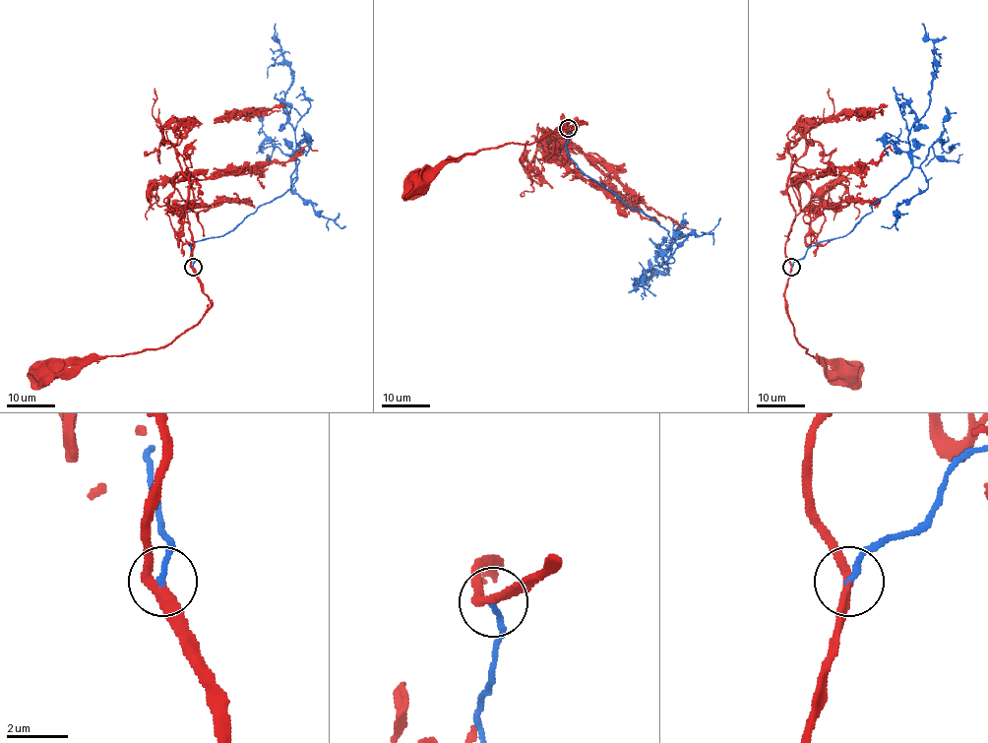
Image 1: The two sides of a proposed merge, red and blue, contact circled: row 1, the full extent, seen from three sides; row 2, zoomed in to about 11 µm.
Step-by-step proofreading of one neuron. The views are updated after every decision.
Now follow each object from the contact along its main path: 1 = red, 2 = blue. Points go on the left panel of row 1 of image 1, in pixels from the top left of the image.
1: (193, 266), (210, 301), (210, 308), (195, 325), (168, 343), (113, 356), (57, 361), (47, 368)
2: (193, 266), (192, 245), (224, 235), (296, 181), (295, 130), (285, 107), (291, 71), (275, 38), (276, 24)

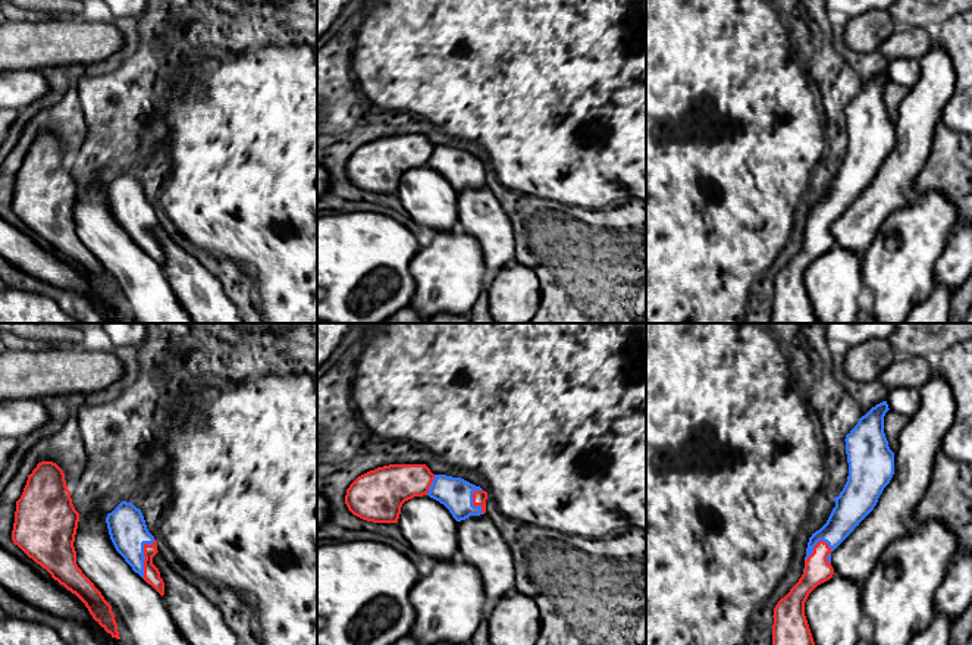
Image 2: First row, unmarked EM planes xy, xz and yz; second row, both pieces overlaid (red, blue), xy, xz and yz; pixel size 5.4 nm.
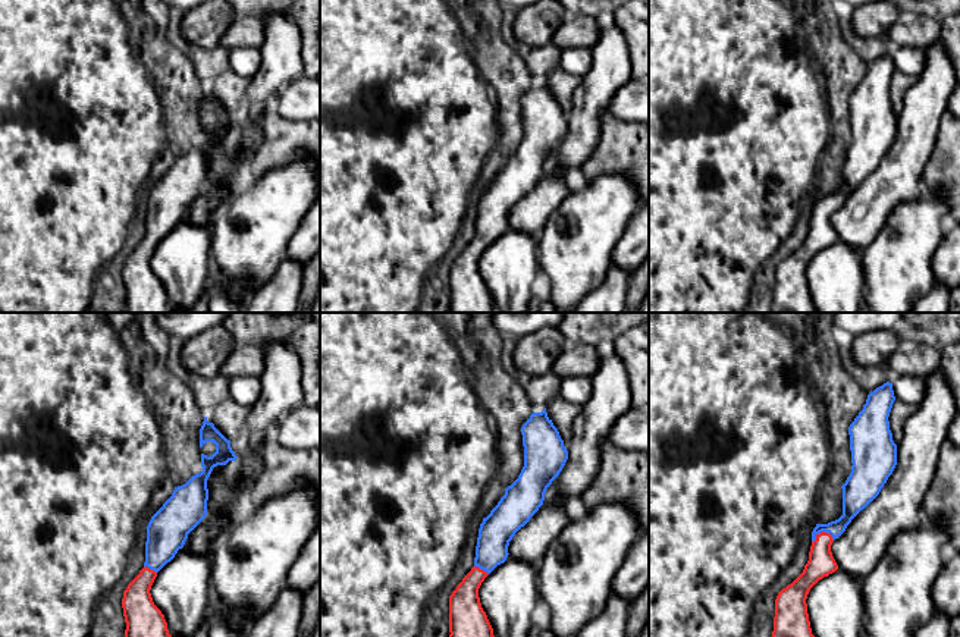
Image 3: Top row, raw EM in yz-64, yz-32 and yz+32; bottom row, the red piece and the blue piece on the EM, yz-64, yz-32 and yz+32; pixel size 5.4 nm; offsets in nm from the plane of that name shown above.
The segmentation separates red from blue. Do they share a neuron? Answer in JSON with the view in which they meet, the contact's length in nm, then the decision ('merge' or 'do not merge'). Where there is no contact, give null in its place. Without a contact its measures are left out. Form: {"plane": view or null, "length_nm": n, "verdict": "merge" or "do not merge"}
{"plane": "yz", "length_nm": 170, "verdict": "merge"}

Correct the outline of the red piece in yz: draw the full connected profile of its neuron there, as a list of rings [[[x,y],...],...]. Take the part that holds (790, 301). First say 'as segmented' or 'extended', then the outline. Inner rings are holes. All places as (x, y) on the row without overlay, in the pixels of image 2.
extended; [[[887,72],[877,75],[846,106],[847,153],[840,166],[834,169],[835,178],[827,194],[809,209],[802,248],[774,279],[771,323],[818,323],[805,287],[805,273],[818,256],[833,248],[831,223],[874,181],[894,145],[894,123],[890,120],[884,104],[884,87],[888,81]]]

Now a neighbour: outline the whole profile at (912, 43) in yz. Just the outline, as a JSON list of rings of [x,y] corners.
[[[896,26],[878,51],[890,60],[900,57],[921,59],[931,48],[935,38],[935,31],[922,26]]]

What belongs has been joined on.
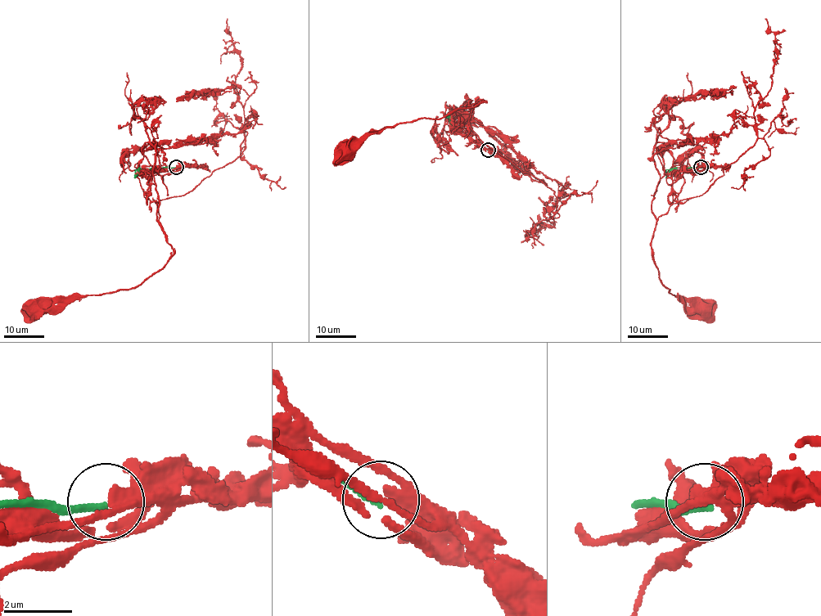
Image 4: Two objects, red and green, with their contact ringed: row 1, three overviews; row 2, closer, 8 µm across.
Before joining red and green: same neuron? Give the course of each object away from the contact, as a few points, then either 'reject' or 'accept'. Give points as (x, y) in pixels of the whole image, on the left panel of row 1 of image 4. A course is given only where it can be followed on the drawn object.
red via (176, 167), (154, 173), (146, 195), (158, 202), (173, 249), (160, 269), (128, 289), (46, 299), (38, 305) | green via (176, 167), (139, 169), (134, 177) | reject

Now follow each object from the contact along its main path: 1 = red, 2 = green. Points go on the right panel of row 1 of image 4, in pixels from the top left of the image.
1: (700, 167), (679, 173), (673, 181), (677, 201), (658, 218), (651, 242), (659, 279), (669, 292), (702, 305)
2: (701, 167), (671, 169), (665, 177)

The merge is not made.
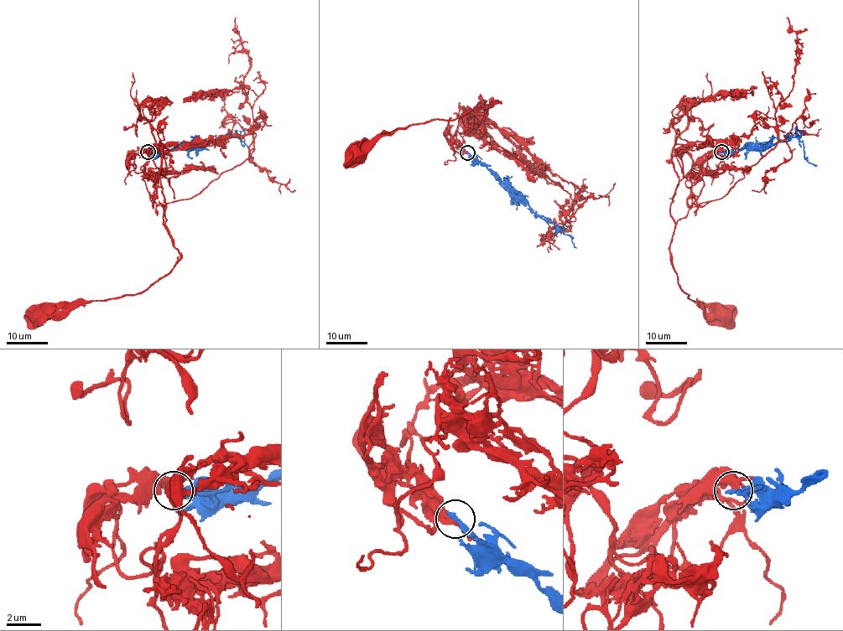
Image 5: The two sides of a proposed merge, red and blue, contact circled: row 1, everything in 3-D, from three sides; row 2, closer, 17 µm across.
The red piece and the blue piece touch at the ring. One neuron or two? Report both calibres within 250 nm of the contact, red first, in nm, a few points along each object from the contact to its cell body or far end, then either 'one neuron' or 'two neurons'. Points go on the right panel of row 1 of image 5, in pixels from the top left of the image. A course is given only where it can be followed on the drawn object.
340/320 nm | red via (721, 152), (713, 173), (694, 171), (704, 185), (669, 245), (688, 297), (722, 311) | blue via (721, 152), (736, 152), (749, 143), (755, 147), (770, 147), (796, 137), (803, 143), (804, 158), (817, 166) | one neuron

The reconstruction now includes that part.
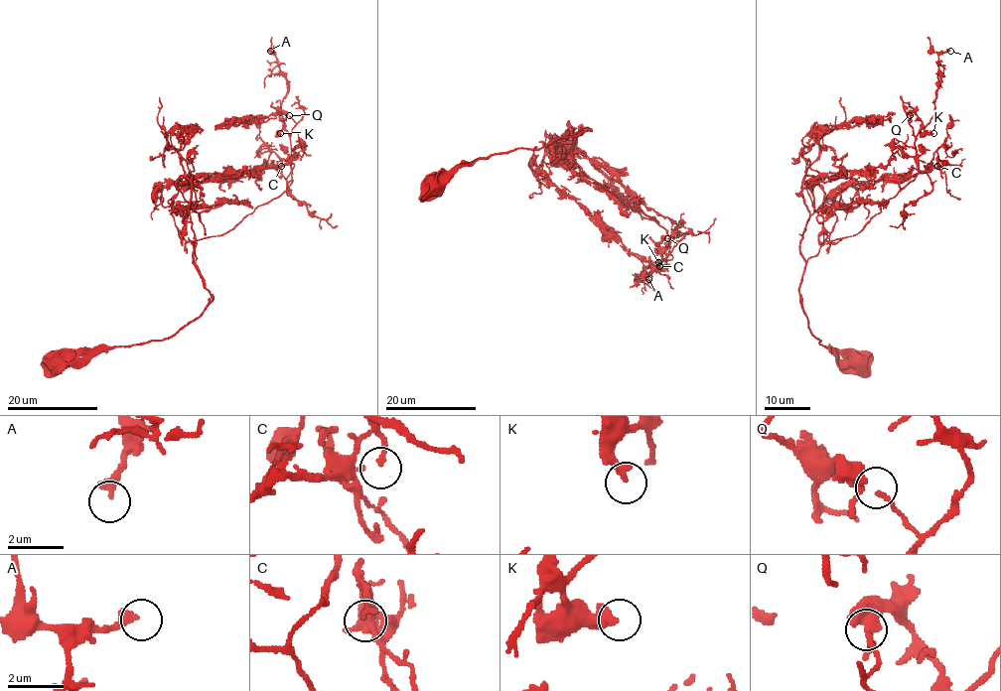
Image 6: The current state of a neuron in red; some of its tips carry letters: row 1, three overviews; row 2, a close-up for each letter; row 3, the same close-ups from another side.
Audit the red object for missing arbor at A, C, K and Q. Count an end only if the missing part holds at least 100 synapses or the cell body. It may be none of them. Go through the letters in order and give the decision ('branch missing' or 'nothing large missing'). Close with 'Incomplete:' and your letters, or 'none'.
A: branch missing
C: nothing large missing
K: nothing large missing
Q: nothing large missing
Incomplete: A

